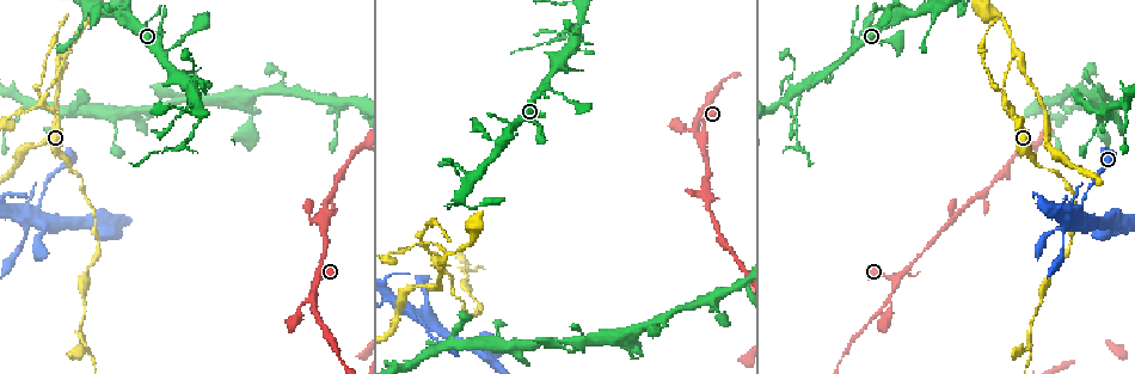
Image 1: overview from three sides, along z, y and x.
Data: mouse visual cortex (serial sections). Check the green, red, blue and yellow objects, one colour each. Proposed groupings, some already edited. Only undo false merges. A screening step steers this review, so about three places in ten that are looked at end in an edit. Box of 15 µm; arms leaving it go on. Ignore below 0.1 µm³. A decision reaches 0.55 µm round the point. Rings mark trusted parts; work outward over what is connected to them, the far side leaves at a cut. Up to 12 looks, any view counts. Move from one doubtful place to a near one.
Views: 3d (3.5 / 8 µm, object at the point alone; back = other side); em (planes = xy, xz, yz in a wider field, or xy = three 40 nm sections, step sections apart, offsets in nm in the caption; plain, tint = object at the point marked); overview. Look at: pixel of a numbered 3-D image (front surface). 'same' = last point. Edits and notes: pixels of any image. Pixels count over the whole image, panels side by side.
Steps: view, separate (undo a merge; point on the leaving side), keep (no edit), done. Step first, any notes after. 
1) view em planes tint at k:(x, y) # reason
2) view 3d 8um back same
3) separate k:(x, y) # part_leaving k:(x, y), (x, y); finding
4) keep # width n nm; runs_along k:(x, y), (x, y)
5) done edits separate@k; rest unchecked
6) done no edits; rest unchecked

view 3d 3.5um at 1:(959, 10) # sharp bend

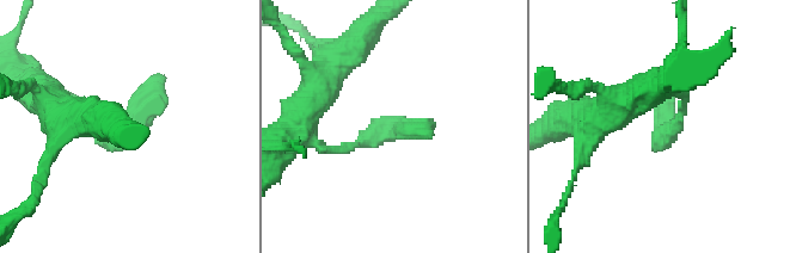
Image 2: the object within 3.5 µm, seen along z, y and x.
view em planes tint at 2:(388, 127)

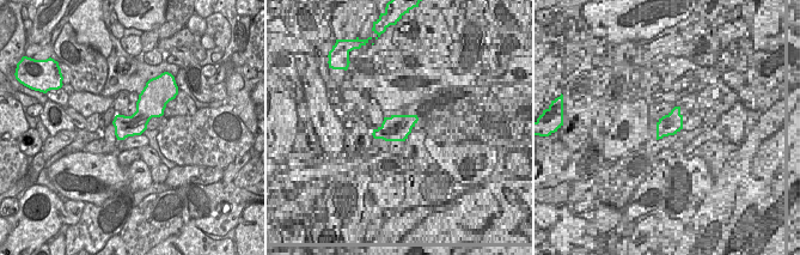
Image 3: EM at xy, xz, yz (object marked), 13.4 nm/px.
view em xy step 1 tint same # another direction

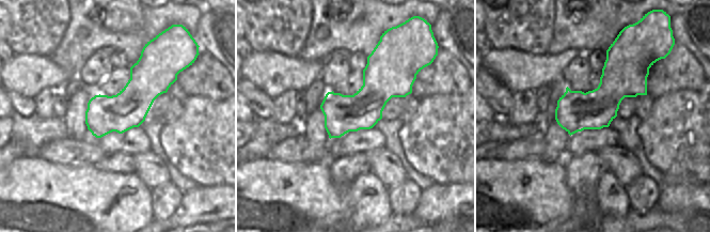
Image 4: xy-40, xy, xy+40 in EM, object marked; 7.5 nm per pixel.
keep # runs_along 2:(328, 150), (397, 125), (430, 129); all the same cell

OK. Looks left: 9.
view 3d 8um back at 1:(161, 52) # abrupt turn

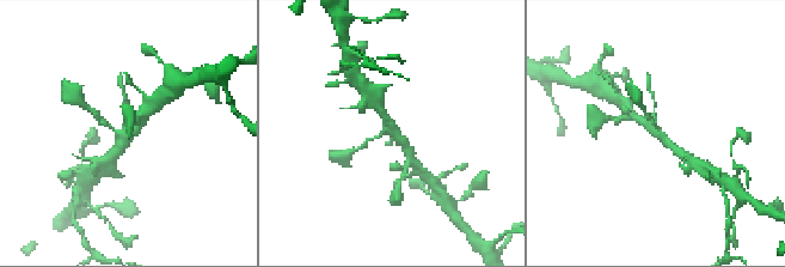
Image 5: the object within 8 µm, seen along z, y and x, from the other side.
view em xy step 2 tint at 5:(394, 132)

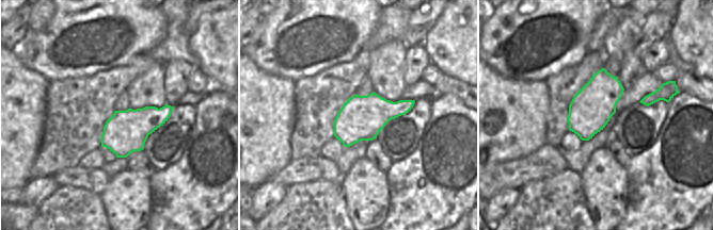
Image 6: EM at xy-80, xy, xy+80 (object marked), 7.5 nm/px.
keep # one cell here

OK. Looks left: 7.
view 3d 3.5um at 1:(800, 86) # thin neck

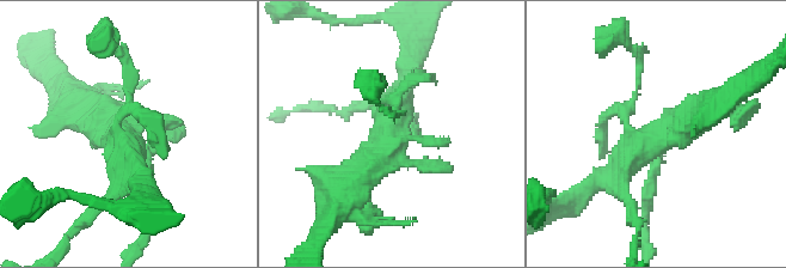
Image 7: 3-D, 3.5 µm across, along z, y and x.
view em planes tint at 7:(661, 137) # now the EM

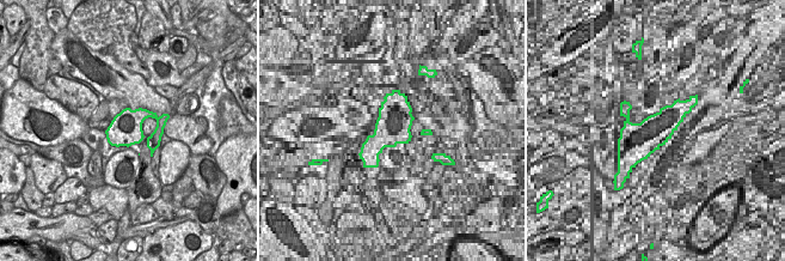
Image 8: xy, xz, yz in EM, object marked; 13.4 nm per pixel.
separate 7:(650, 188) # two cells meet here

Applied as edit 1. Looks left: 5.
view 3d 3.5um at 1:(890, 298) # three arms meet

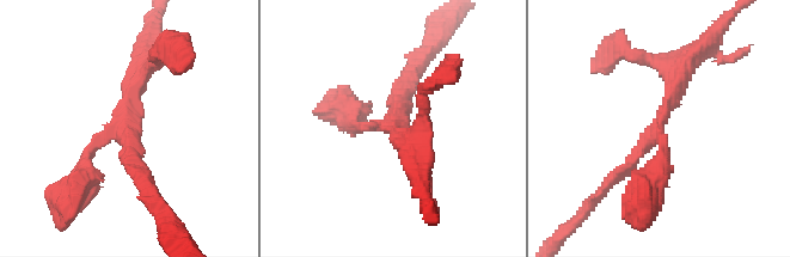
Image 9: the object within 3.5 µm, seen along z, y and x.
view em xy step 3 tint at 9:(660, 120) # arms 3; arm_widths 150, 200, 200 nm

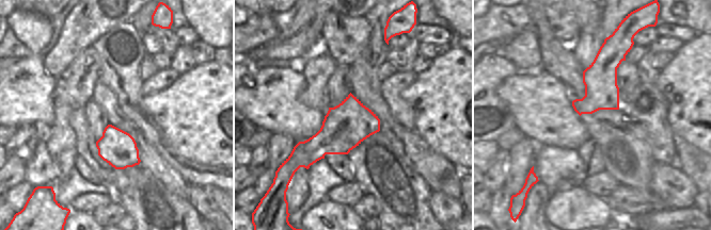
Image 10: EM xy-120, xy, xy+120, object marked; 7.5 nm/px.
view em xy step 2 tint same # another direction

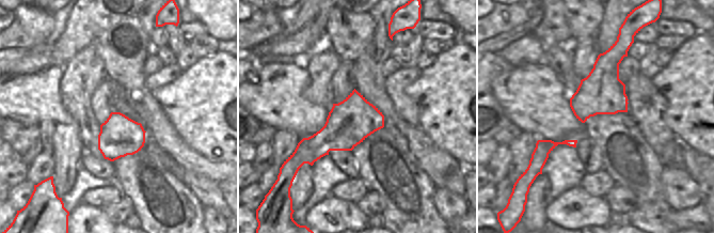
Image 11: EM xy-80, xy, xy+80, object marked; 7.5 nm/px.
keep # one cell here

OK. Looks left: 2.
view 3d 3.5um at 1:(1005, 102) # a fork

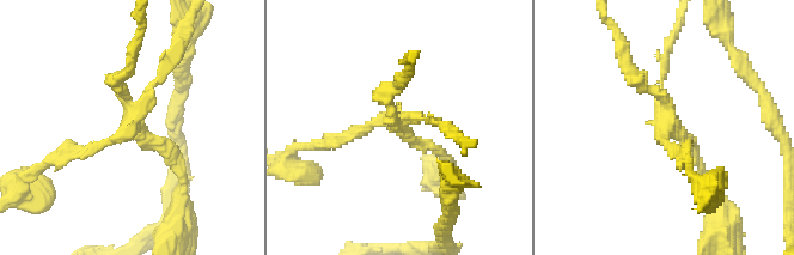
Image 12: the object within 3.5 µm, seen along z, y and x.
view em xy step 5 tint at 12:(398, 130)

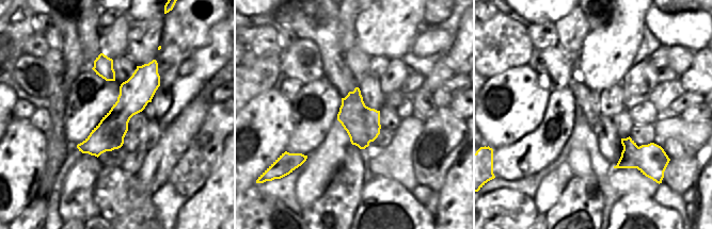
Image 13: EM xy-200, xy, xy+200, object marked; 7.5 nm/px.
separate 12:(87, 149) # a second cell is stuck on

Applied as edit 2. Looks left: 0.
done edits separate@7, separate@12; rest unchecked

